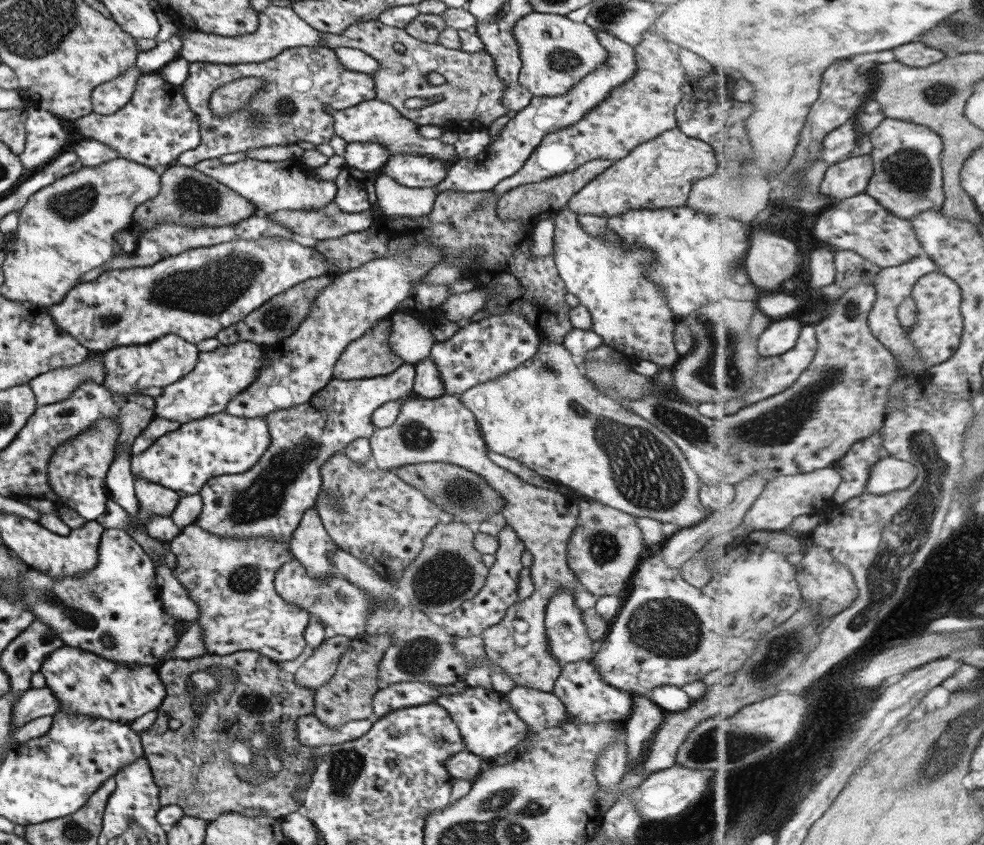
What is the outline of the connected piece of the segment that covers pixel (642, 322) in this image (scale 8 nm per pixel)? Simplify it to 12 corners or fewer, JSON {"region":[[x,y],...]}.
{"region":[[555,216],[554,262],[592,330],[672,368],[677,316],[653,252]]}

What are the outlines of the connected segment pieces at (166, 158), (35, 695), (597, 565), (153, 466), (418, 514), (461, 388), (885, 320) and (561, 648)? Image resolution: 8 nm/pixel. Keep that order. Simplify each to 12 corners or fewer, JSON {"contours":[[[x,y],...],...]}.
{"contours":[[[160,72],[114,114],[69,121],[151,169],[201,143],[196,114]],[[48,686],[28,689],[13,706],[13,729],[52,717],[61,704]],[[578,499],[570,568],[616,597],[643,559],[635,516]],[[224,410],[131,455],[132,475],[200,493],[253,468],[270,446],[263,417]],[[338,451],[314,508],[391,585],[448,519],[394,472]],[[522,313],[463,322],[429,358],[461,395],[534,358]],[[922,254],[883,268],[869,321],[875,335],[911,369],[930,370],[899,308],[922,279],[940,270]],[[568,592],[546,605],[550,654],[561,664],[588,660],[594,642]]]}

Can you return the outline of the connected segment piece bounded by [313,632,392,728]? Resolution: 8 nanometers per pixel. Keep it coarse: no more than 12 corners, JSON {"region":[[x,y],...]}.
{"region":[[364,632],[315,689],[328,728],[374,717],[389,634]]}

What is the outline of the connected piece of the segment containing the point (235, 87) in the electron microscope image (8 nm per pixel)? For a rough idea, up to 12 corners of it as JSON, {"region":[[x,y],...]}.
{"region":[[241,78],[217,88],[209,100],[216,118],[232,118],[267,82]]}

